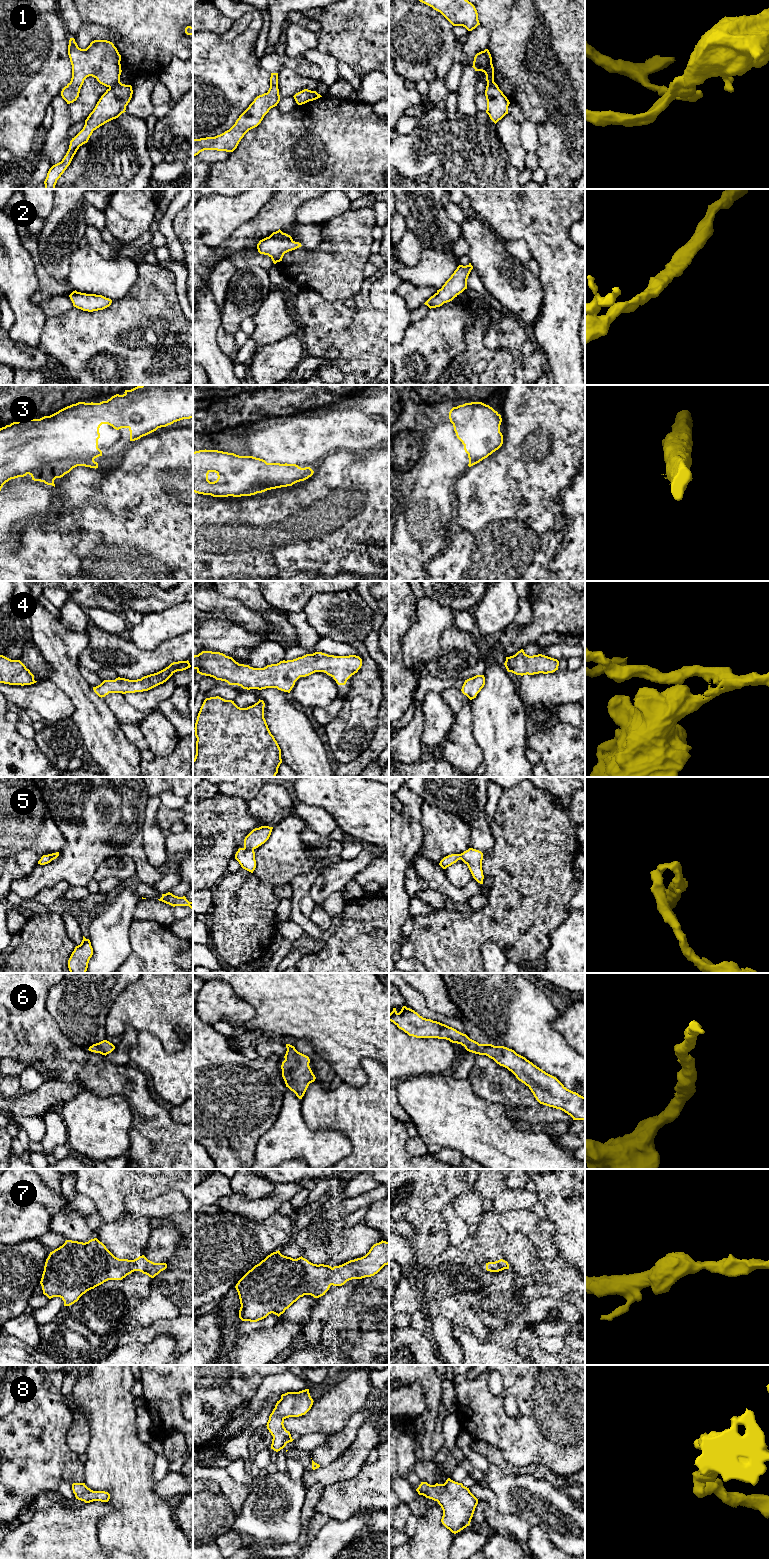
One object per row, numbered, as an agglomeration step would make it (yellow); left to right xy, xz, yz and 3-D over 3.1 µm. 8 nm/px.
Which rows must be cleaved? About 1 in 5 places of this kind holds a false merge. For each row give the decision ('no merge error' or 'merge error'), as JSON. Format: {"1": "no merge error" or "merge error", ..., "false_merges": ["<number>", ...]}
{"1": "merge error", "2": "no merge error", "3": "no merge error", "4": "no merge error", "5": "no merge error", "6": "no merge error", "7": "no merge error", "8": "no merge error", "false_merges": ["1"]}

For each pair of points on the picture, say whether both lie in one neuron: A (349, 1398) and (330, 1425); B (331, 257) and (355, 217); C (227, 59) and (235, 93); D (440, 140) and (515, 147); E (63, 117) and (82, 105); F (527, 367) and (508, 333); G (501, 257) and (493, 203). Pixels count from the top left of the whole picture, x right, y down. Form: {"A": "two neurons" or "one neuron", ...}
{"A": "one neuron", "B": "one neuron", "C": "one neuron", "D": "two neurons", "E": "two neurons", "F": "one neuron", "G": "two neurons"}

